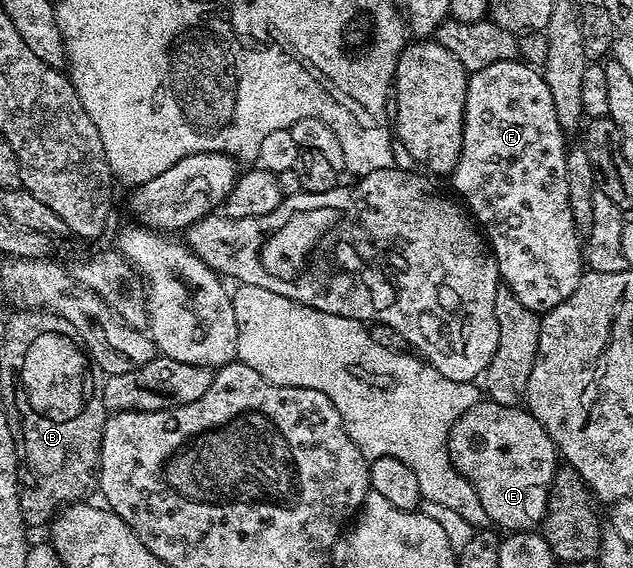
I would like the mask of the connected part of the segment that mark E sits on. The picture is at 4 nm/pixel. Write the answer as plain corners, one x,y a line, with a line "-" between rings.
487,398
470,406
450,430
450,462
472,481
489,521
508,532
531,532
544,523
558,449
527,407
502,406

